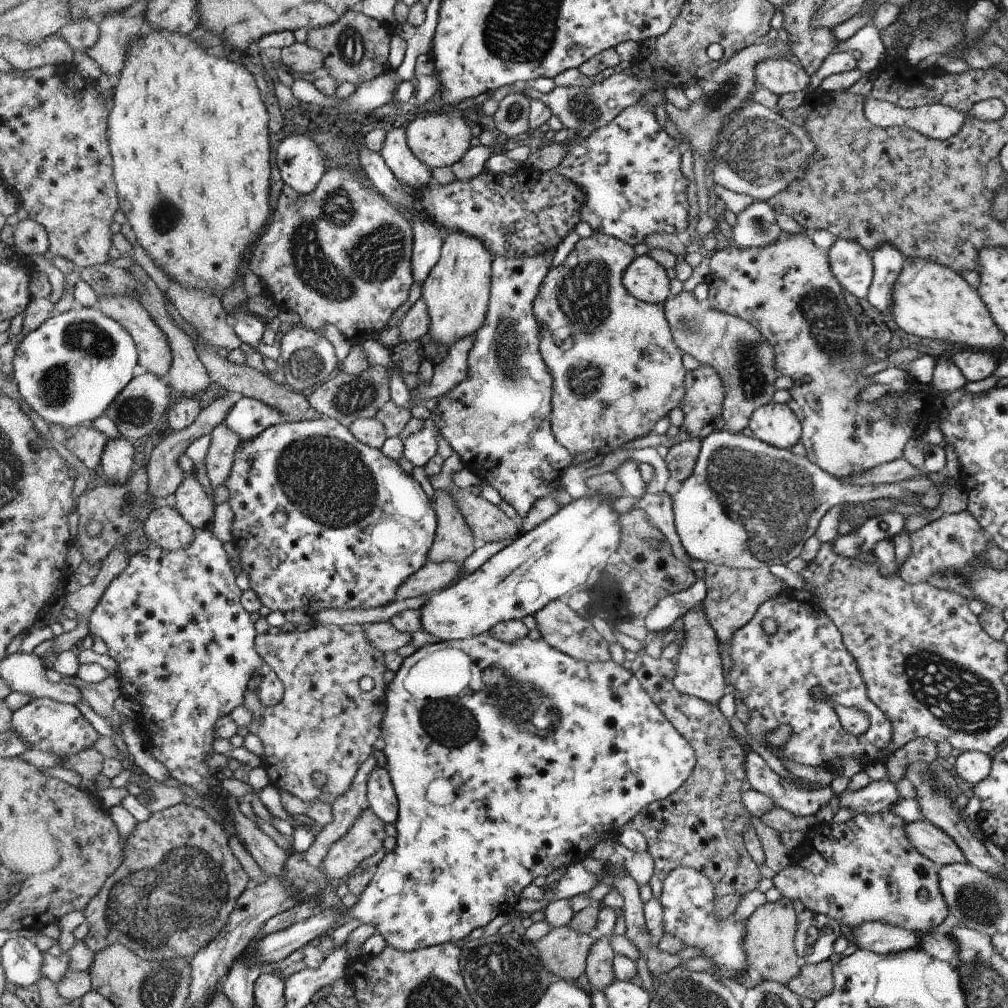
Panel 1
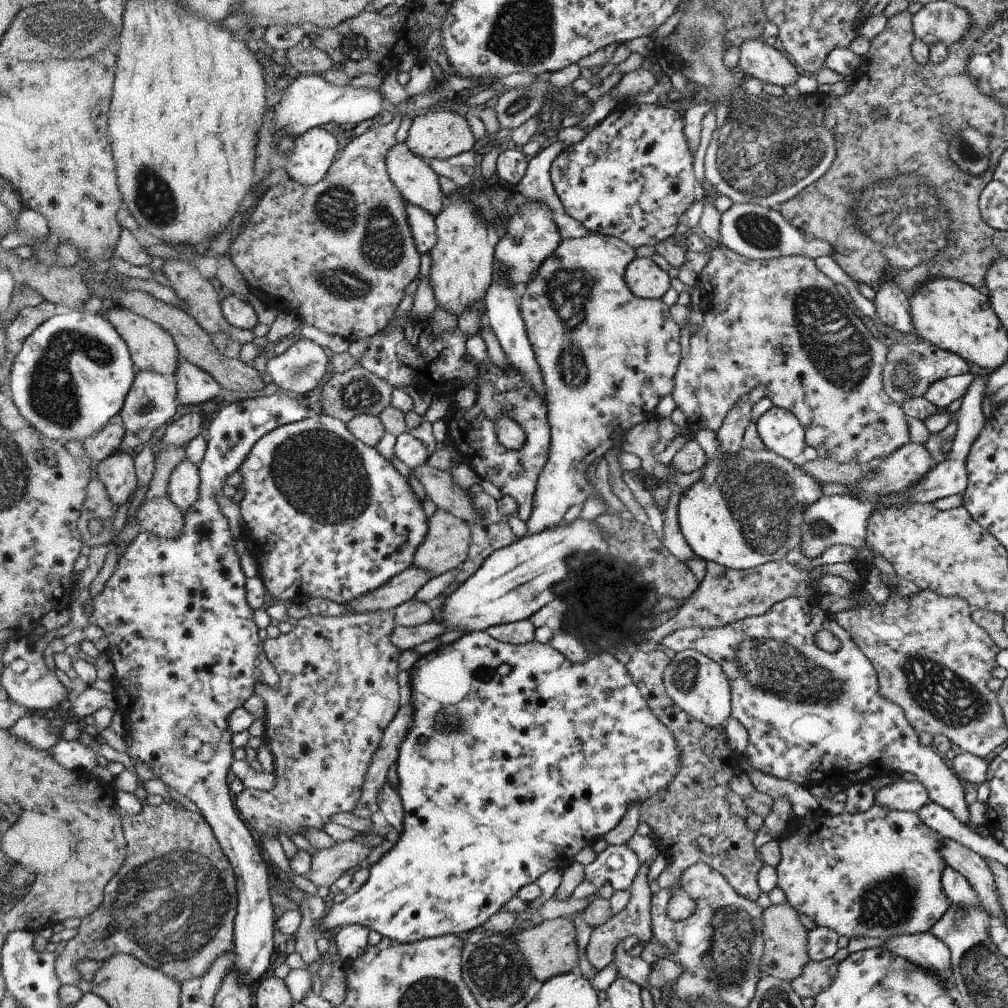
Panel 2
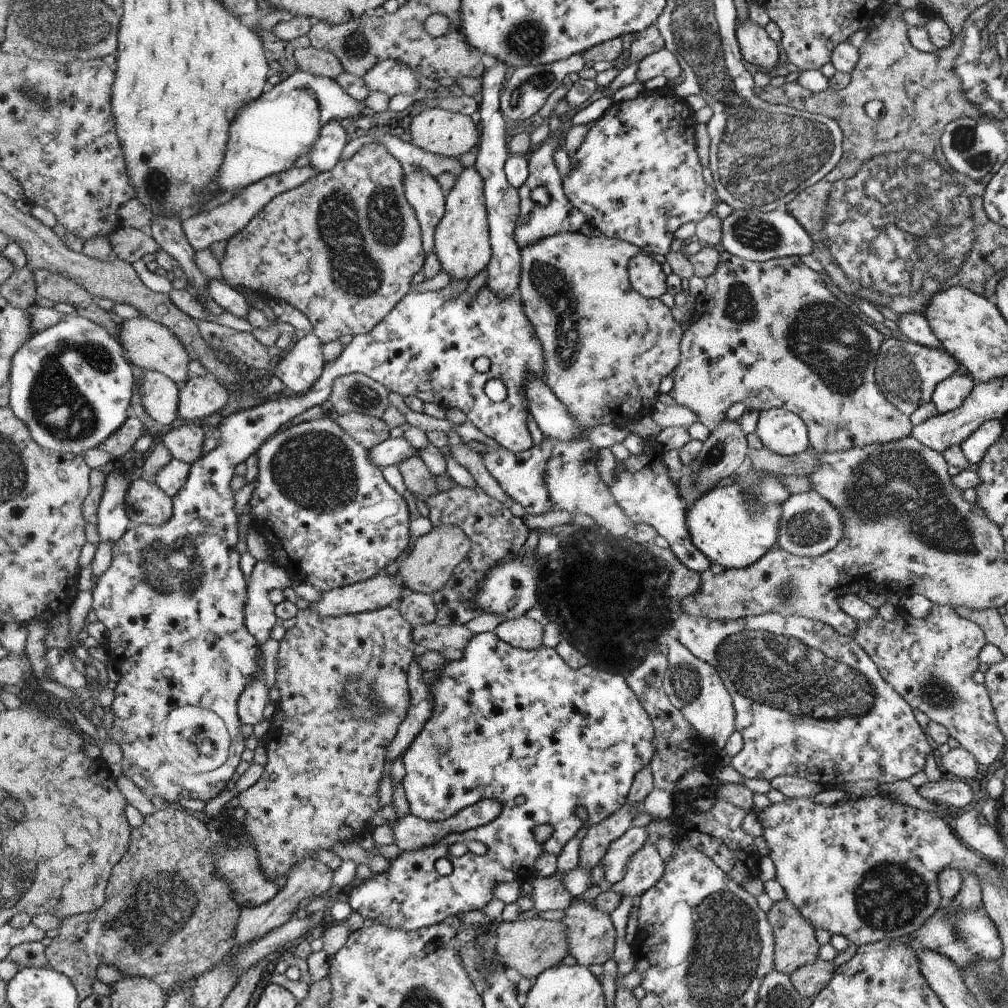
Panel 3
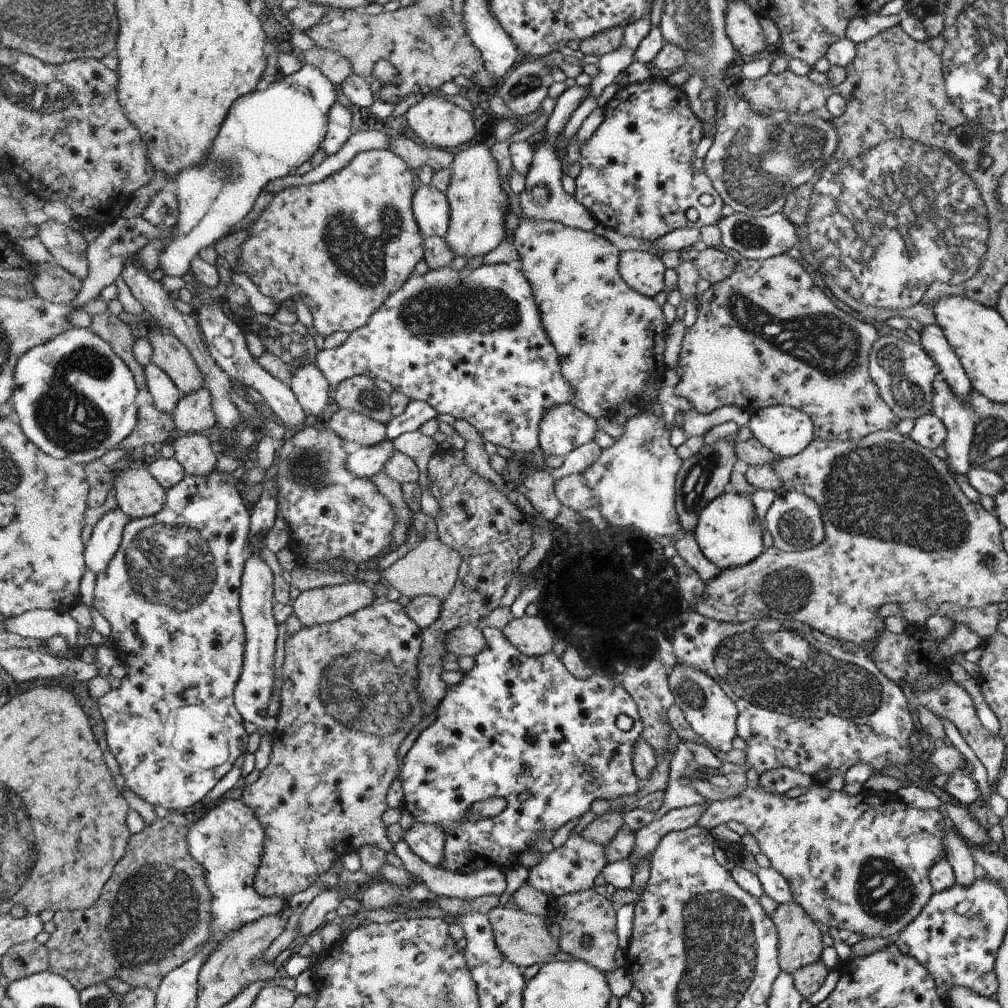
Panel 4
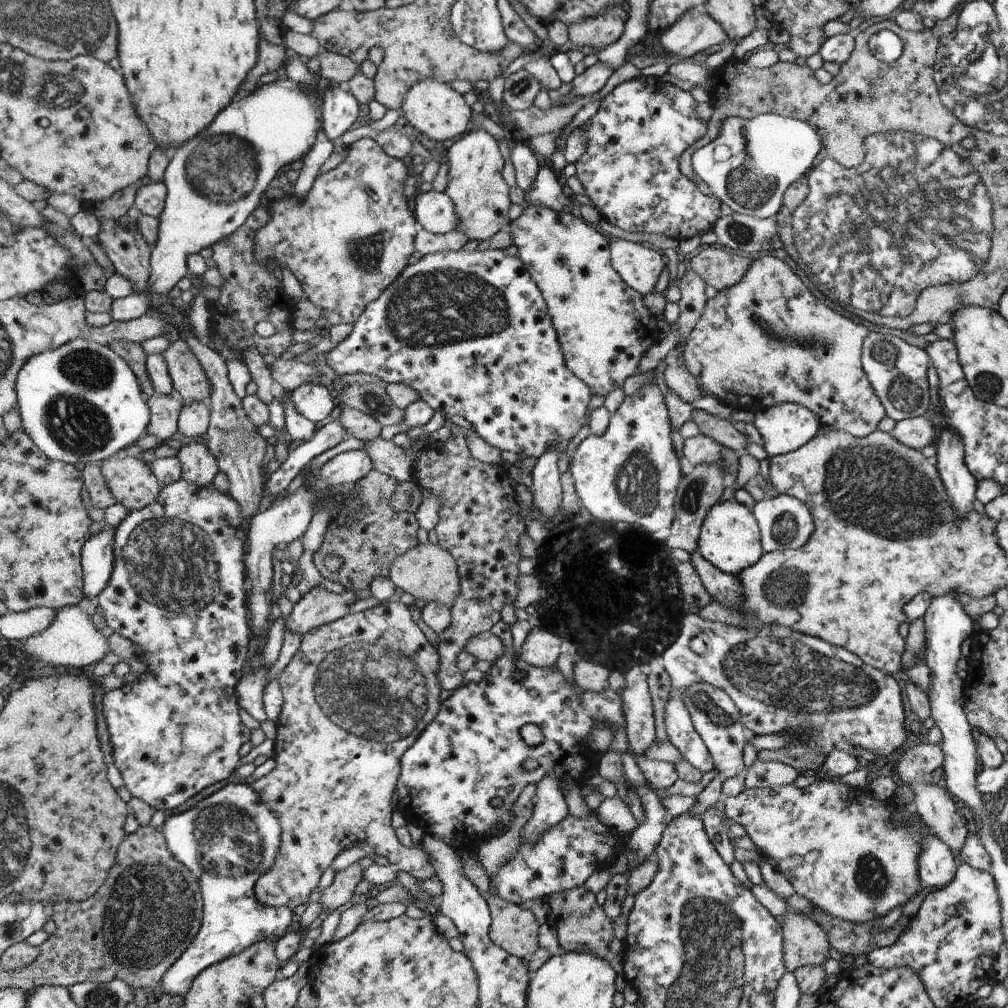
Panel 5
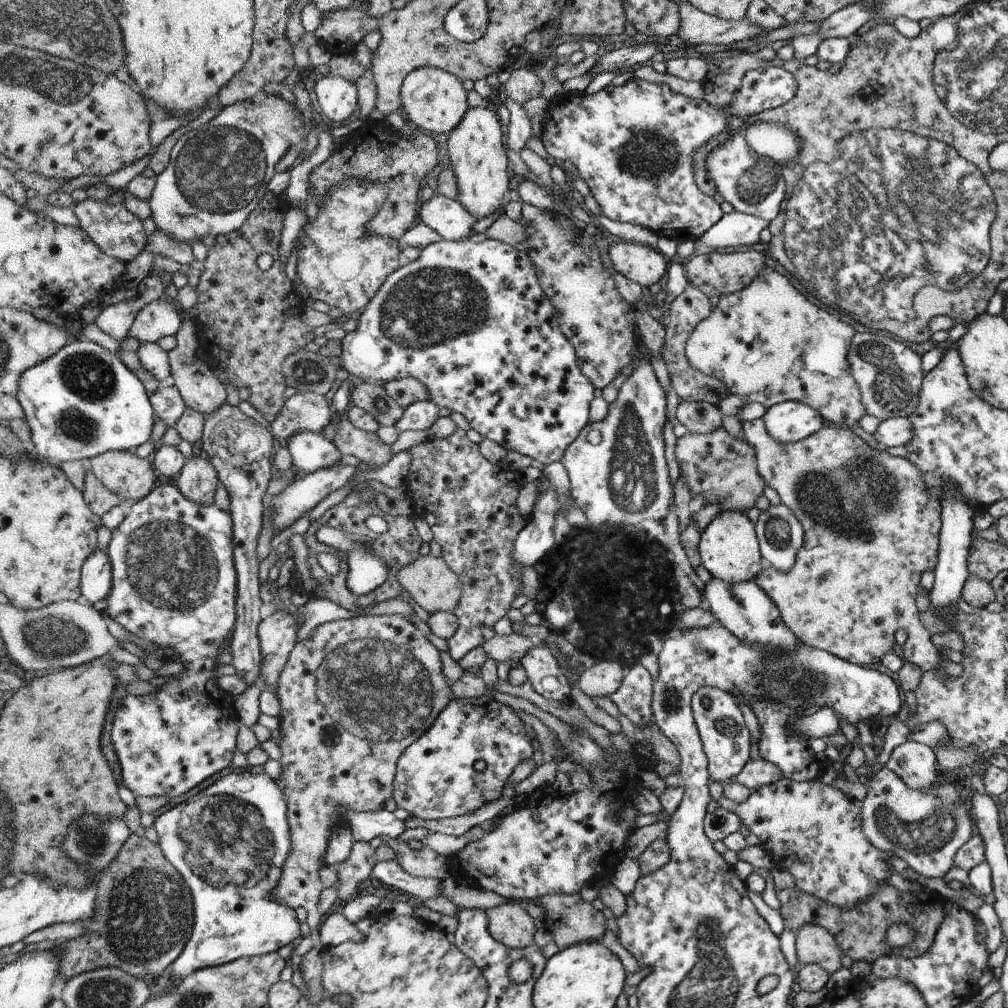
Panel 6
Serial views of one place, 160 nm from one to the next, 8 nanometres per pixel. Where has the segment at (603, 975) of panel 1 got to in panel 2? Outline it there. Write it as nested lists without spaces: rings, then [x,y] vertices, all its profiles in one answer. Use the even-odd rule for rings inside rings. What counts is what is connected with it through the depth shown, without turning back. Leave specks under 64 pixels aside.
[[[643,864],[636,872],[629,892],[631,897],[629,898],[627,908],[621,913],[612,916],[608,919],[608,922],[598,925],[593,928],[590,936],[590,940],[586,947],[586,958],[596,970],[602,970],[606,968],[614,958],[614,949],[618,946],[618,942],[624,940],[627,936],[635,934],[638,939],[648,943],[653,937],[651,929],[651,888],[647,880],[649,873],[649,864]]]

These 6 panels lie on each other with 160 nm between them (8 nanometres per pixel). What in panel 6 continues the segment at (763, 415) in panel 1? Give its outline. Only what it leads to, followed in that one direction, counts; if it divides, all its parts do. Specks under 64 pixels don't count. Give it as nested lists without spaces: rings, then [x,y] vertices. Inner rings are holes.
[[[798,401],[776,403],[761,419],[774,440],[785,445],[797,443],[826,425],[821,413]]]

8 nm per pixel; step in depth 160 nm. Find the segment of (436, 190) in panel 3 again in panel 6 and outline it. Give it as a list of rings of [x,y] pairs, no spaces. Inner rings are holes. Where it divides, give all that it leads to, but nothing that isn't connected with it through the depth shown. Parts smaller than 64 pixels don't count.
[[[440,193],[434,194],[428,201],[422,203],[419,220],[447,241],[459,241],[460,239],[469,238],[473,234],[472,225],[477,221],[463,207],[462,203]]]

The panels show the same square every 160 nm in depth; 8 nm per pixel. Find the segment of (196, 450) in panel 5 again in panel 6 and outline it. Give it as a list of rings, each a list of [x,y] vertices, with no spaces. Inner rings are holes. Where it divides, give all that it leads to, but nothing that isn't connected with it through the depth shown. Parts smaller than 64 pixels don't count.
[[[204,455],[185,459],[177,487],[191,501],[209,505],[214,503],[219,476],[214,465]]]

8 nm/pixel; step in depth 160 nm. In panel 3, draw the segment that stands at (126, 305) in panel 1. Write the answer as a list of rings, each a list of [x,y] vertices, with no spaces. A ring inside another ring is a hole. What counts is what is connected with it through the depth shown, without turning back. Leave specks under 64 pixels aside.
[[[144,315],[120,322],[120,325],[119,339],[126,349],[127,358],[136,367],[165,373],[166,376],[170,377],[170,380],[179,383],[185,383],[190,378],[192,374],[188,371],[188,363],[191,361],[189,353],[181,340],[166,325],[150,320]]]

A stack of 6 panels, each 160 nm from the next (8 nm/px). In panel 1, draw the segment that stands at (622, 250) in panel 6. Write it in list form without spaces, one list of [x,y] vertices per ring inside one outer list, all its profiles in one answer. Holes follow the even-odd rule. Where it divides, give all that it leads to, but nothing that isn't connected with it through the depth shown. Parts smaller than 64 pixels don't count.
[[[649,255],[638,256],[624,275],[624,286],[637,300],[661,304],[672,296],[666,270]]]

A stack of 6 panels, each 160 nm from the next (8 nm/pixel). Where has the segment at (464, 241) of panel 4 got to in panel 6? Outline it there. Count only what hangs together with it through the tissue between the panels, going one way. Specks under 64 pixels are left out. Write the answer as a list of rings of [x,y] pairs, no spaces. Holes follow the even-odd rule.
[[[470,108],[461,123],[449,132],[446,144],[457,179],[458,195],[455,199],[477,221],[498,213],[508,192],[508,158],[496,114],[488,108]]]

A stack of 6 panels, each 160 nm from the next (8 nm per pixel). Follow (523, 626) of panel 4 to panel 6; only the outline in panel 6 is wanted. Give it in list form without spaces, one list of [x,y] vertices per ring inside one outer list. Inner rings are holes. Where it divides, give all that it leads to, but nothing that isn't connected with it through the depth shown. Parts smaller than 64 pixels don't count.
[[[534,645],[521,658],[521,666],[534,690],[548,700],[570,700],[570,684],[553,650],[546,645]]]

